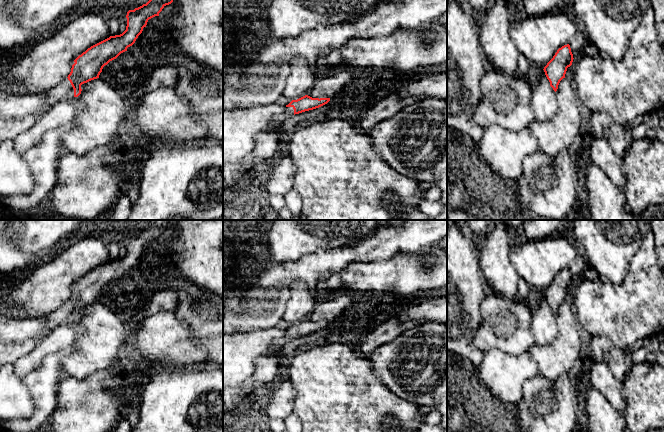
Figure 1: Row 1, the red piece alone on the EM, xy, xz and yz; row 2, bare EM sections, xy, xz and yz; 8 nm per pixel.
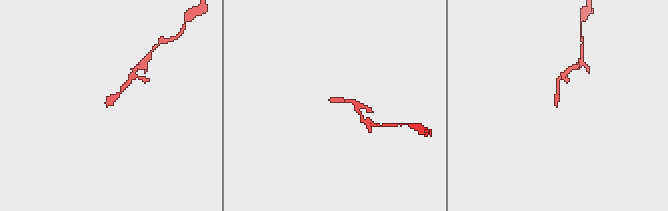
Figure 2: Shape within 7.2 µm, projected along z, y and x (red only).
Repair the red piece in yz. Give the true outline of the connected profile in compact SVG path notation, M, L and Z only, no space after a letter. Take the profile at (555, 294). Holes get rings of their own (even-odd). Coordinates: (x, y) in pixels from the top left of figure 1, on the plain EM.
M564 269L557 274L553 282L544 291L544 296L550 310L556 316L560 305L565 302L567 292L572 289L573 278L570 269Z

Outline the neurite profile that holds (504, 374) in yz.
M498 349L484 352L476 372L494 395L515 405L522 399L524 383L540 375L538 365L529 352L513 356Z

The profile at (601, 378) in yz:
M594 362L588 376L588 383L598 390L618 412L625 411L627 401L623 381L614 376L607 364Z

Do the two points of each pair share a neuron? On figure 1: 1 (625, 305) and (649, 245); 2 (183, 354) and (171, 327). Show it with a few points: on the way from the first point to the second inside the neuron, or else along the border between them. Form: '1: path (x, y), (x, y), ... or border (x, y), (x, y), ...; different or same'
1: path (640, 290), (640, 268), (645, 263), (645, 260); same
2: path (176, 347), (171, 342), (171, 334); same

